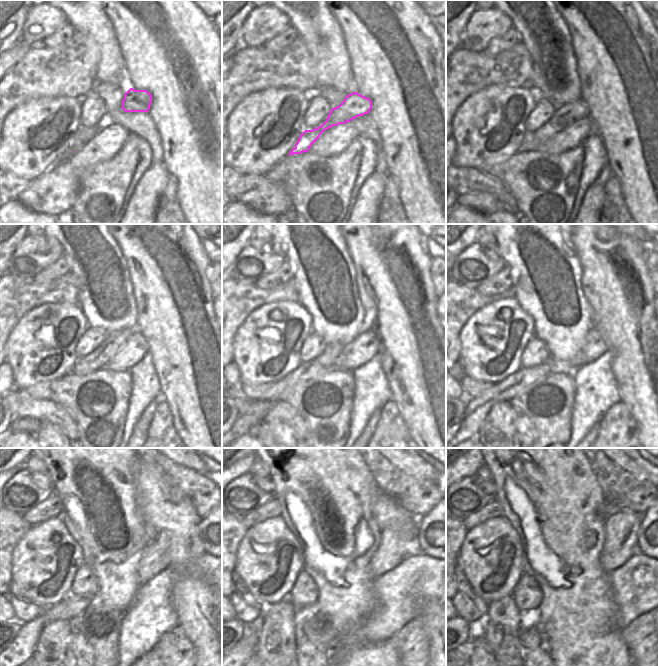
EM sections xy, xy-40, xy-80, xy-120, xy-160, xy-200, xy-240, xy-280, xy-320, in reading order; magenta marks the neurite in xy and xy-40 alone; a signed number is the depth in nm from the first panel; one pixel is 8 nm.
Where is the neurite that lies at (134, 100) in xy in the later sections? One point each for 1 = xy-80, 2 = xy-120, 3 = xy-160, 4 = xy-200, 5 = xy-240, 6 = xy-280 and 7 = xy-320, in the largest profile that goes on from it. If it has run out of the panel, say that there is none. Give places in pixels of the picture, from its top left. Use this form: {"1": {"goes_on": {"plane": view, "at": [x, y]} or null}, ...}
{"1": {"goes_on": {"plane": "xy-80", "at": [564, 115]}}, "2": {"goes_on": {"plane": "xy-120", "at": [98, 359]}}, "3": {"goes_on": {"plane": "xy-160", "at": [328, 360]}}, "4": {"goes_on": {"plane": "xy-200", "at": [467, 427]}}, "5": {"goes_on": {"plane": "xy-240", "at": [20, 651]}}, "6": {"goes_on": {"plane": "xy-280", "at": [245, 647]}}, "7": {"goes_on": {"plane": "xy-320", "at": [466, 648]}}}

